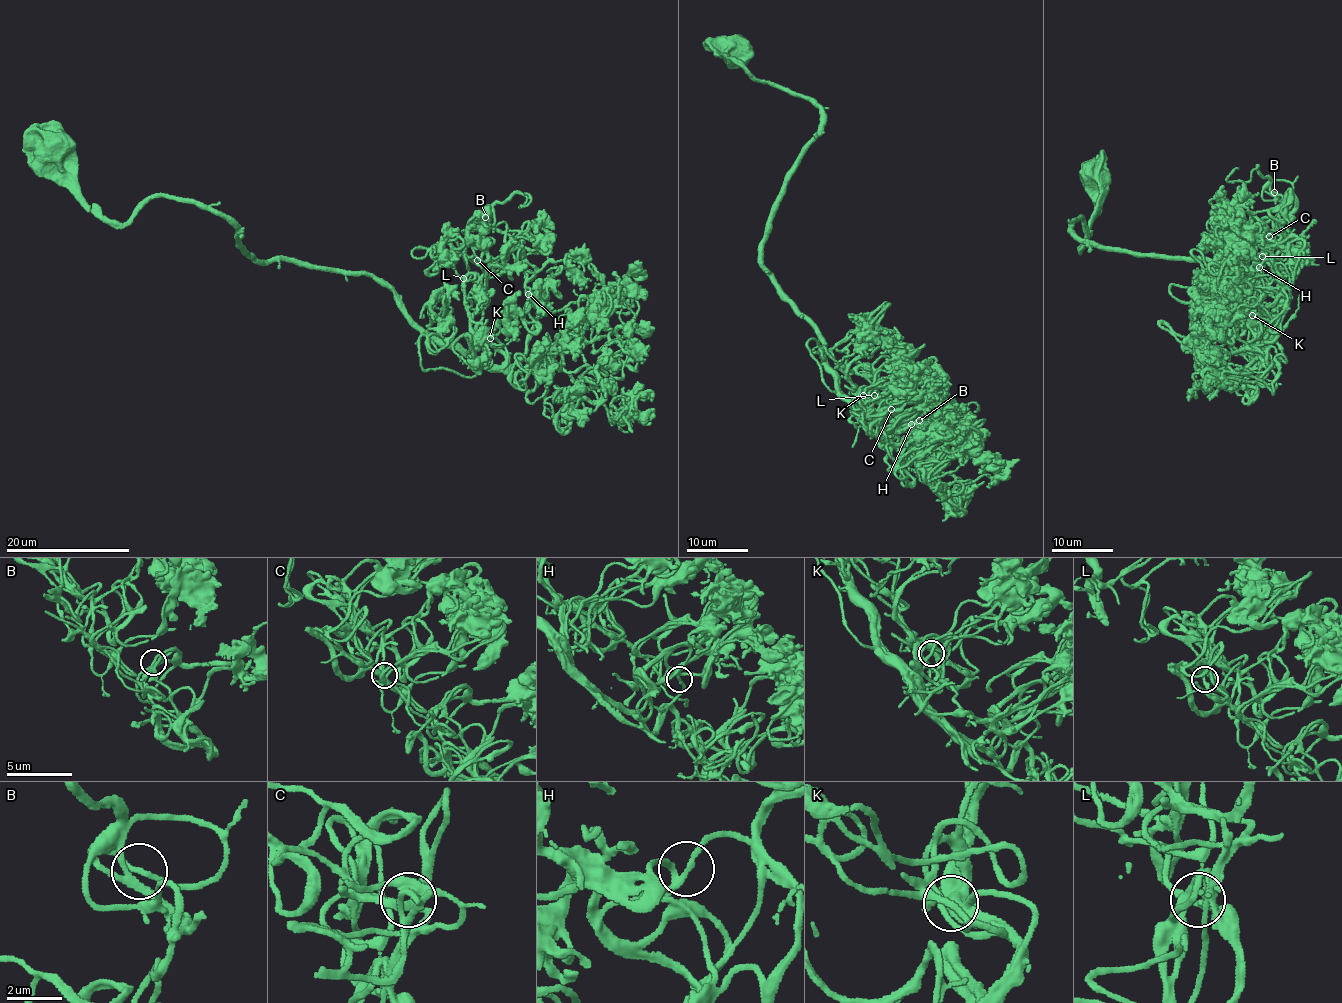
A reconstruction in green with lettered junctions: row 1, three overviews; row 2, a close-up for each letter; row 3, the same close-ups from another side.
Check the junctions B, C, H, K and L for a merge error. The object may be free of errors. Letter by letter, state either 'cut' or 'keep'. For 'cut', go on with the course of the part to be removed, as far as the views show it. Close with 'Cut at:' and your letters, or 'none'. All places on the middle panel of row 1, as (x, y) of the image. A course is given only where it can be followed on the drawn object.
B: keep
C: keep
H: keep
K: keep
L: keep
Cut at: none

